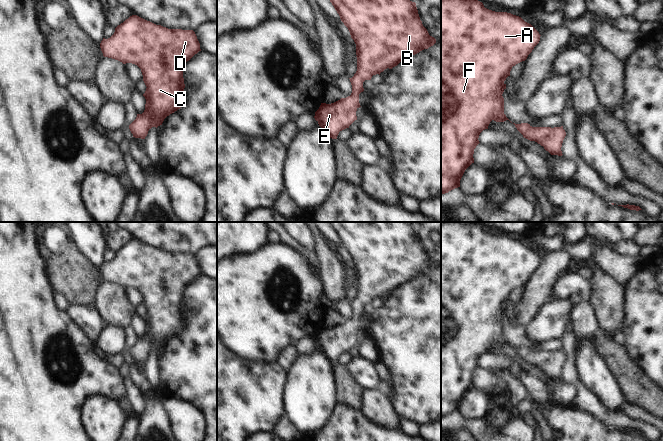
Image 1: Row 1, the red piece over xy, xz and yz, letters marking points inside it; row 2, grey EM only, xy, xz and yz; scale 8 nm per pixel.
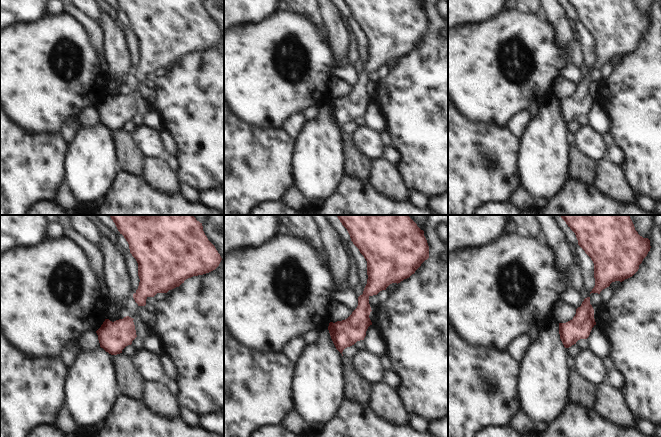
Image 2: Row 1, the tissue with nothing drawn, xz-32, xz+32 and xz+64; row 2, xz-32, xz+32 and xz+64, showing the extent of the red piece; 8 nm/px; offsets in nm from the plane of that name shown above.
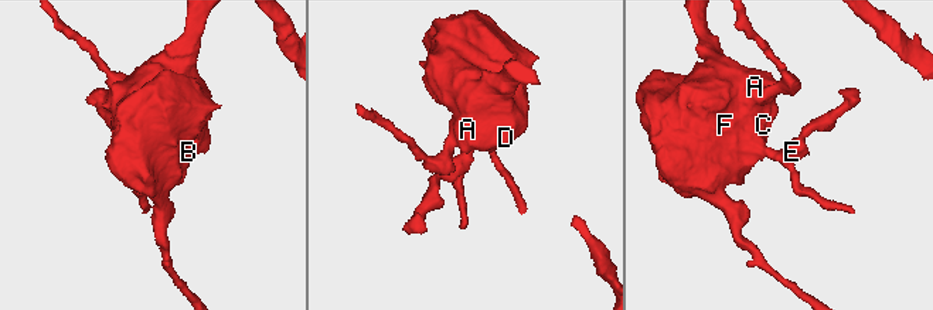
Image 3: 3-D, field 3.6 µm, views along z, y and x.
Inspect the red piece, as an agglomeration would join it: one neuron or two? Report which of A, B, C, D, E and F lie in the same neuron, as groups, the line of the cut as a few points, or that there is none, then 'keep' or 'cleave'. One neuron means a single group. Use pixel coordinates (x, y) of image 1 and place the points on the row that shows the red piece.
groups A B C D E F; cut none; keep

